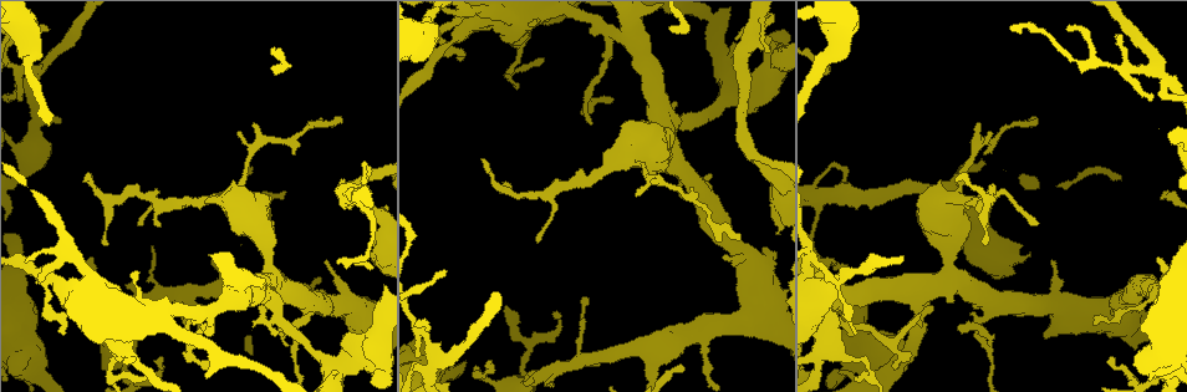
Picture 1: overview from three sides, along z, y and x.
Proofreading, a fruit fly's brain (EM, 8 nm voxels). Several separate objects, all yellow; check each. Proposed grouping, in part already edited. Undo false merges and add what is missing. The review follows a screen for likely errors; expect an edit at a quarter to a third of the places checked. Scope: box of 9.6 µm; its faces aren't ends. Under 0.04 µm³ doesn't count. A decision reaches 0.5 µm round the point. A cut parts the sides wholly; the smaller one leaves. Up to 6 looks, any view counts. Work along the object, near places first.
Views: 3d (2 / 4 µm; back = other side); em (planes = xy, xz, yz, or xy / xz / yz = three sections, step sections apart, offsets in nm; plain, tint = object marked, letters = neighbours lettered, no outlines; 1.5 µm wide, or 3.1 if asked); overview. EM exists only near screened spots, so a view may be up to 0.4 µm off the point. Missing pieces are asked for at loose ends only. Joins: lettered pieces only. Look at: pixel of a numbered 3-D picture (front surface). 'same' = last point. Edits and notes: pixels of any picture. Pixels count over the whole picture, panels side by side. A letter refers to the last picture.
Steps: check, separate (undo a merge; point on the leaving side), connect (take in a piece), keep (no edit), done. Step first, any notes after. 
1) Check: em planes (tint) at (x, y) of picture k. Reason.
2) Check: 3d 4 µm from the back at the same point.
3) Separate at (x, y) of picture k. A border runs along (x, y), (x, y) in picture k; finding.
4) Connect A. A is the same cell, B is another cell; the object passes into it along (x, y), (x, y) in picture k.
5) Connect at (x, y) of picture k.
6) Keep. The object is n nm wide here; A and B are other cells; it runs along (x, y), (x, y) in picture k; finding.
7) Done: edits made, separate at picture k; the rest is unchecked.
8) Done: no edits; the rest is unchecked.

Check: 3d 4 µm at (840, 272) of picture 1. Sudden change in width.

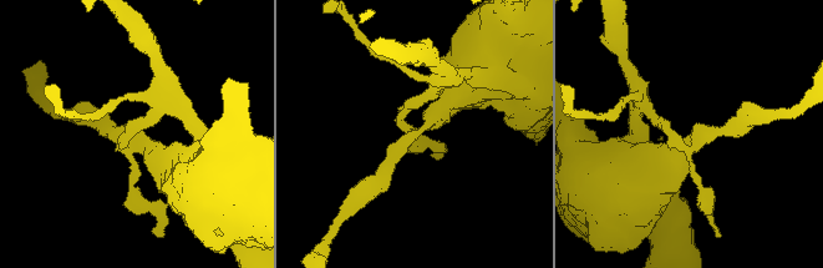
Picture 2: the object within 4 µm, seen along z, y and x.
Check: em xz step 8 (letters) at (417, 132) of picture 2. Need the tissue.

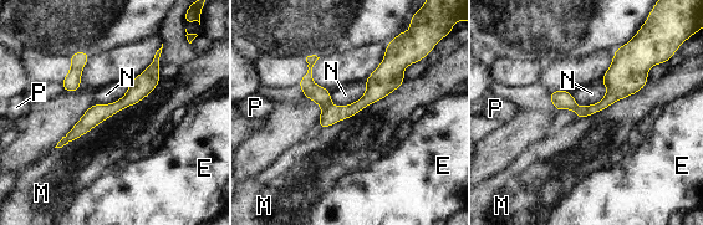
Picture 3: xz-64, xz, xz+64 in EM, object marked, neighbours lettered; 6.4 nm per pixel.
Separate at (330, 116) of picture 3. The longest contact is with M, 800 nm; E, M, N and P are other cells; a second neuron is stuck on.

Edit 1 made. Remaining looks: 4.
Check: overview.

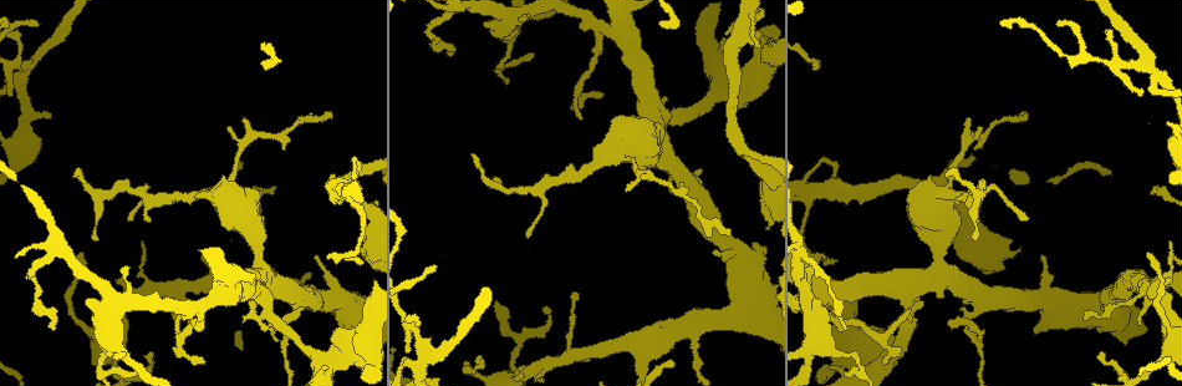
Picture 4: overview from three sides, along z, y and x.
Check: 3d 4 µm at (114, 351) of picture 4. Four arms meet.

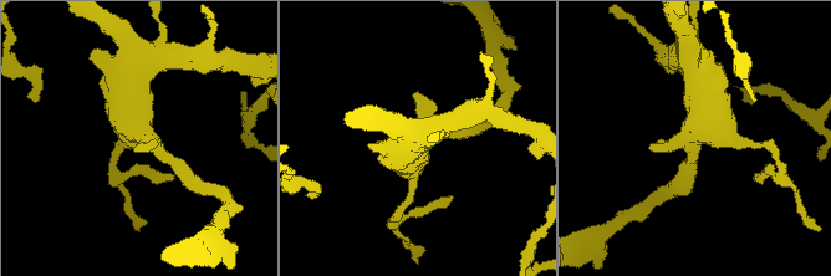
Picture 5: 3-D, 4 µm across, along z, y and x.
Check: em planes (plain) at (691, 134) of picture 5. 4 arms meet here; shape alone is not enough.

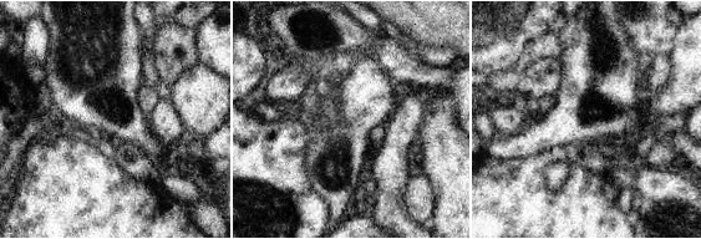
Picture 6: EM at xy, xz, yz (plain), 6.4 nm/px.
Check: em planes (letters) at the same point.

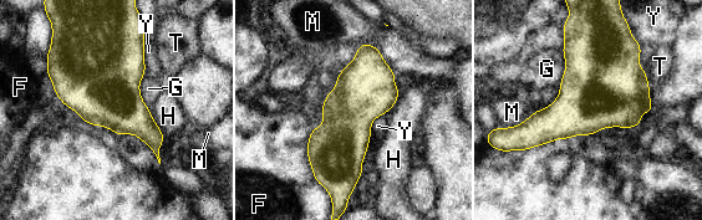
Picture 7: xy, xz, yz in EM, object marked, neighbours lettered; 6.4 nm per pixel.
Keep. F, G, H, M, T and Y are other cells; a border runs along (145, 73), (140, 95), (149, 110) in picture 7; one neuron here.

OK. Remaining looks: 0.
Done: edits made, separate at picture 3; the rest is unchecked.

